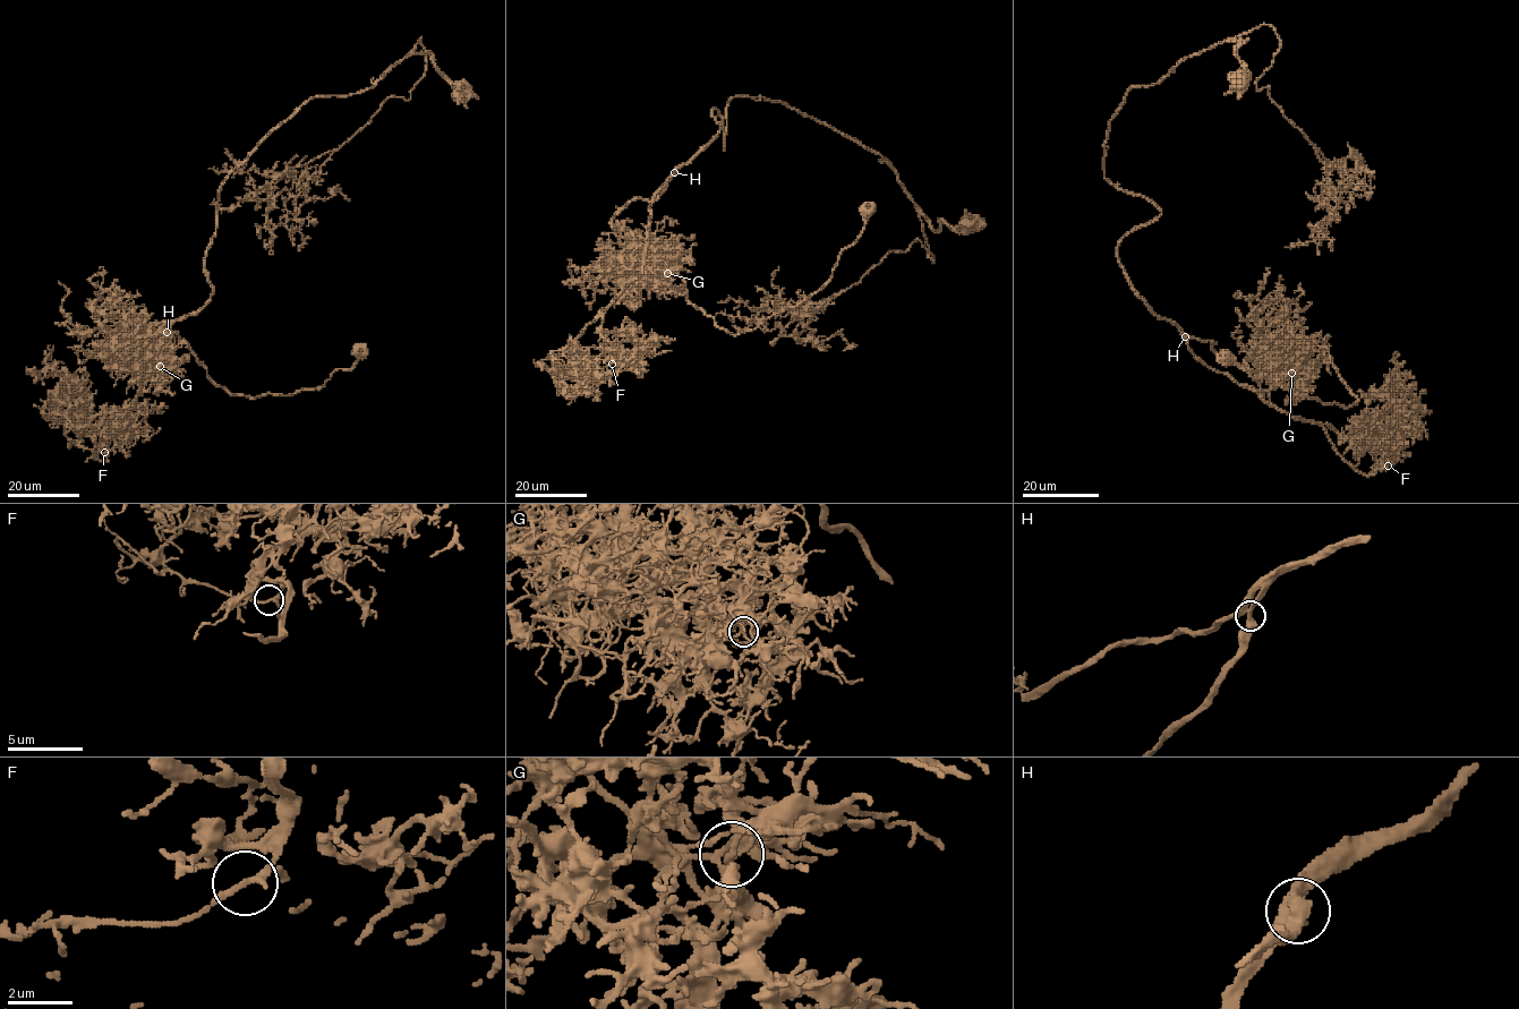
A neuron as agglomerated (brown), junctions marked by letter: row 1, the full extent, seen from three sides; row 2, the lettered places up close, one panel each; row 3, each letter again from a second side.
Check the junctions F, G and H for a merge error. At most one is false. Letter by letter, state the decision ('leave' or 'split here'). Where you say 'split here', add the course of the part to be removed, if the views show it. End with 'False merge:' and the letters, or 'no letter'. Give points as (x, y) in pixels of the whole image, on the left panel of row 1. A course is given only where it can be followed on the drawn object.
F: leave
G: split here; foreign part runs (160, 366), (156, 356), (131, 356), (134, 328), (177, 332), (212, 379), (257, 398), (318, 388), (365, 348)
H: leave
False merge: G

